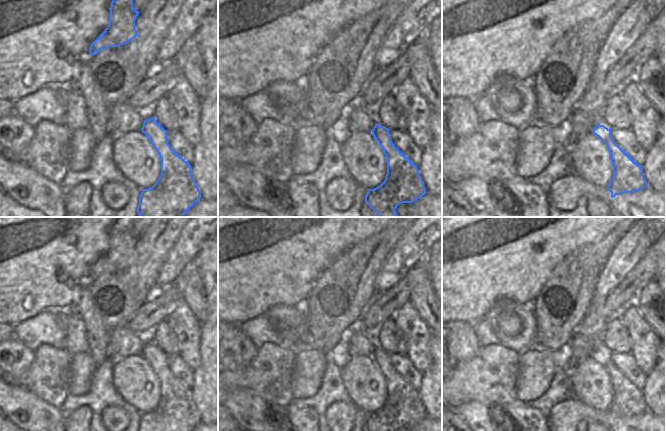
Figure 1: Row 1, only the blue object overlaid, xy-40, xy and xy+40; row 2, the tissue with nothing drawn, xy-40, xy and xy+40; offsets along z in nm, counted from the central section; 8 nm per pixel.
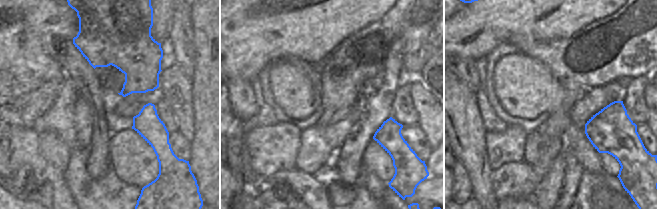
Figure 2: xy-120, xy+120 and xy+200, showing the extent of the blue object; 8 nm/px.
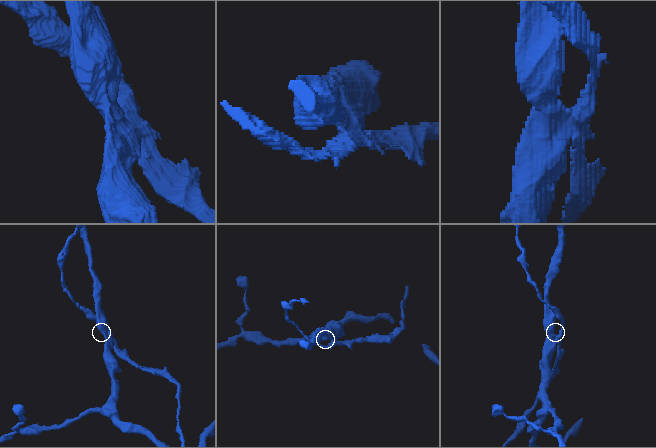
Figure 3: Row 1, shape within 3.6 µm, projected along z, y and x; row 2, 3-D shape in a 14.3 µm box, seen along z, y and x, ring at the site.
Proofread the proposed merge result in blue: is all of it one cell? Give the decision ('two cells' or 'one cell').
two cells

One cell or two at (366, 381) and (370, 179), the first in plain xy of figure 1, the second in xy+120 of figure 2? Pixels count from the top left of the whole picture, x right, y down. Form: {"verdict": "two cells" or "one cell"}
{"verdict": "two cells"}

